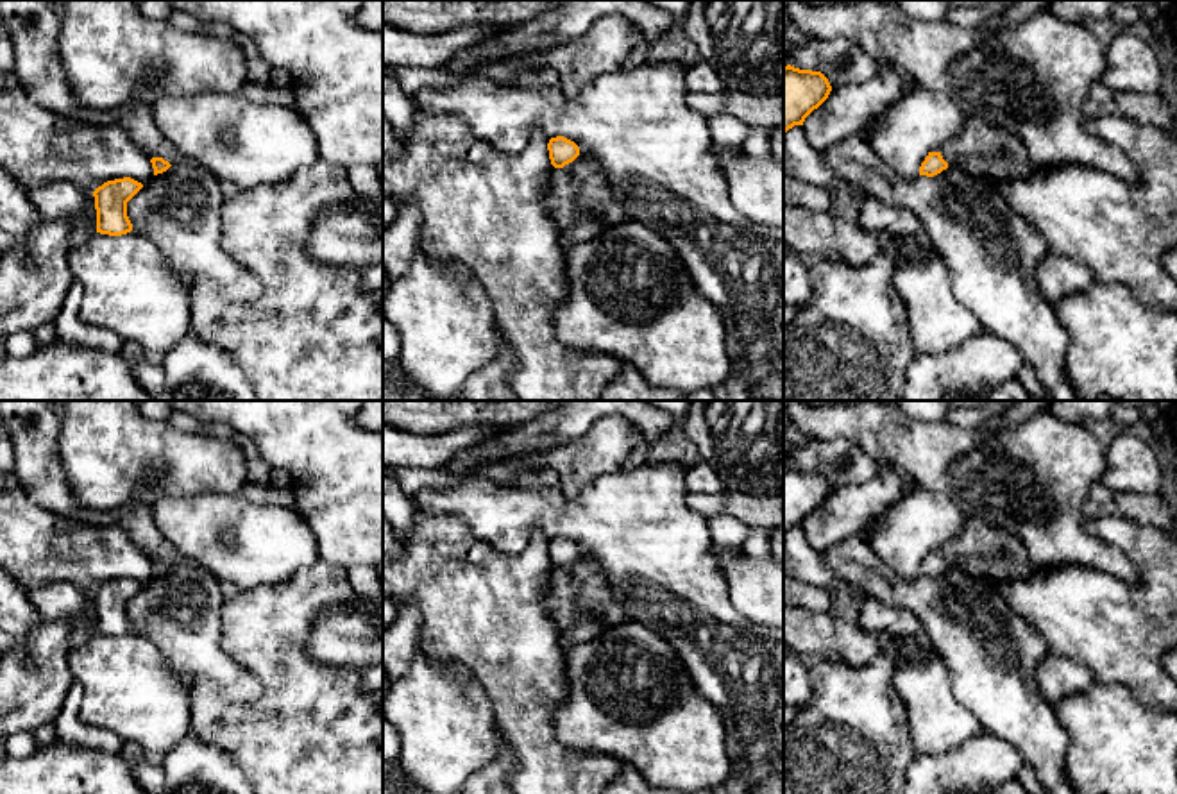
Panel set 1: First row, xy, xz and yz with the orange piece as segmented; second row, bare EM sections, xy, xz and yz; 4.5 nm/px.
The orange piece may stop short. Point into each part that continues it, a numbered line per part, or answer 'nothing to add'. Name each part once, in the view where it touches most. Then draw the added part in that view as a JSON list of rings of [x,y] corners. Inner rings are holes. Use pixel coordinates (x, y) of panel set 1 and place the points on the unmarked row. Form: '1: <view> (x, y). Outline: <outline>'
nothing to add

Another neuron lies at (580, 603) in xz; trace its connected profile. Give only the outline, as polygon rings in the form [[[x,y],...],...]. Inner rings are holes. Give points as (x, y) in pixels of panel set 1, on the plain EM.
[[[578,558],[563,569],[553,567],[546,612],[560,631],[563,649],[631,621],[630,612],[614,599],[599,569]]]

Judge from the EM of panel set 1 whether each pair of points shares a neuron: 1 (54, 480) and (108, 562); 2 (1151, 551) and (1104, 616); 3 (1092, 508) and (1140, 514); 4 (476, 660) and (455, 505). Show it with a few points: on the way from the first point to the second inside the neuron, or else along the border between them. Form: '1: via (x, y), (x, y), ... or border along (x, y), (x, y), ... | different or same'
1: border along (43, 506), (88, 524), (118, 524) | different
2: via (1151, 571), (1151, 585), (1124, 612) | same
3: via (1104, 506), (1127, 506) | same
4: border along (415, 505), (457, 515), (489, 542) | different

